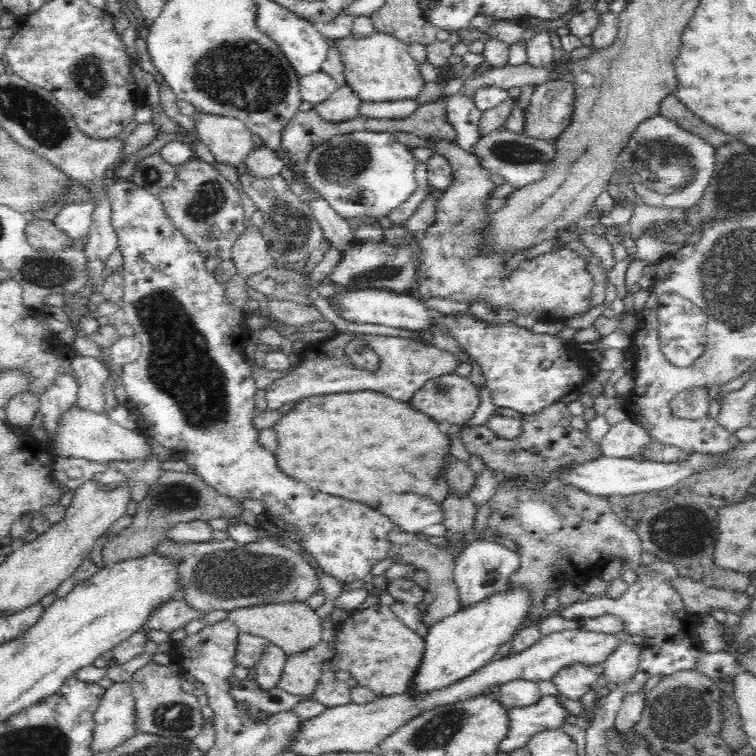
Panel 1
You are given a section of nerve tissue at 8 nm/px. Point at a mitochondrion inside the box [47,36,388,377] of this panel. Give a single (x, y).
(245, 75)

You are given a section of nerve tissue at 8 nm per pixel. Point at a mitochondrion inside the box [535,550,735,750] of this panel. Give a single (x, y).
(681, 714)

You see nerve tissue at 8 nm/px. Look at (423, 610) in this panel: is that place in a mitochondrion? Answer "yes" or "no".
no

